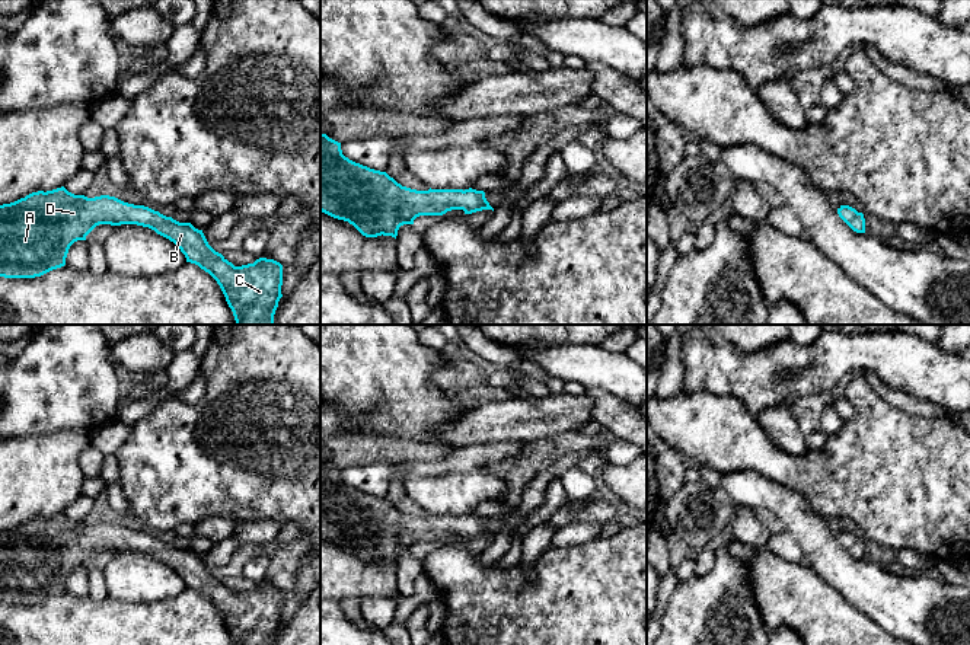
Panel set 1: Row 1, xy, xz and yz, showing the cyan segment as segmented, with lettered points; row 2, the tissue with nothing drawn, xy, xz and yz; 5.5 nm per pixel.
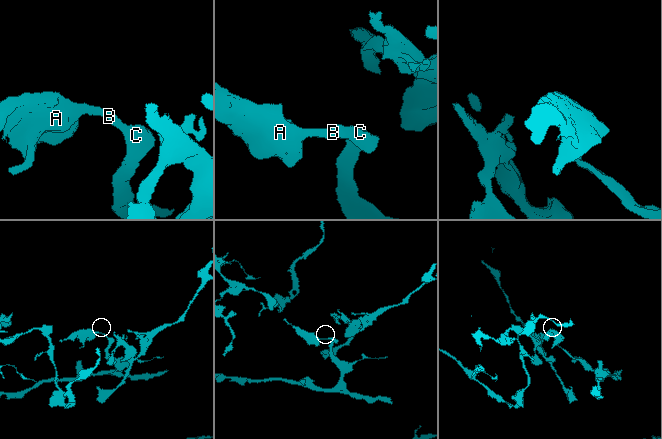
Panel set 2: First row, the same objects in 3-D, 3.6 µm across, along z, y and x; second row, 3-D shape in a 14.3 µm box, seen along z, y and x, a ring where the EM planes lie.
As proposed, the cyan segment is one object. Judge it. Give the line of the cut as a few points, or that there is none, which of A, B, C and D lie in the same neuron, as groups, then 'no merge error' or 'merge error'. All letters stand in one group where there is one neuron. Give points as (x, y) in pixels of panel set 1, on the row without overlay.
no cut; A B C D; no merge error

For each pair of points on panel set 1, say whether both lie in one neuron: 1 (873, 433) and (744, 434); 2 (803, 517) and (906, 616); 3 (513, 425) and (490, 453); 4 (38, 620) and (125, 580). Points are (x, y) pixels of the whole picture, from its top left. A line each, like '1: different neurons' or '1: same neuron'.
1: same neuron
2: same neuron
3: different neurons
4: different neurons

